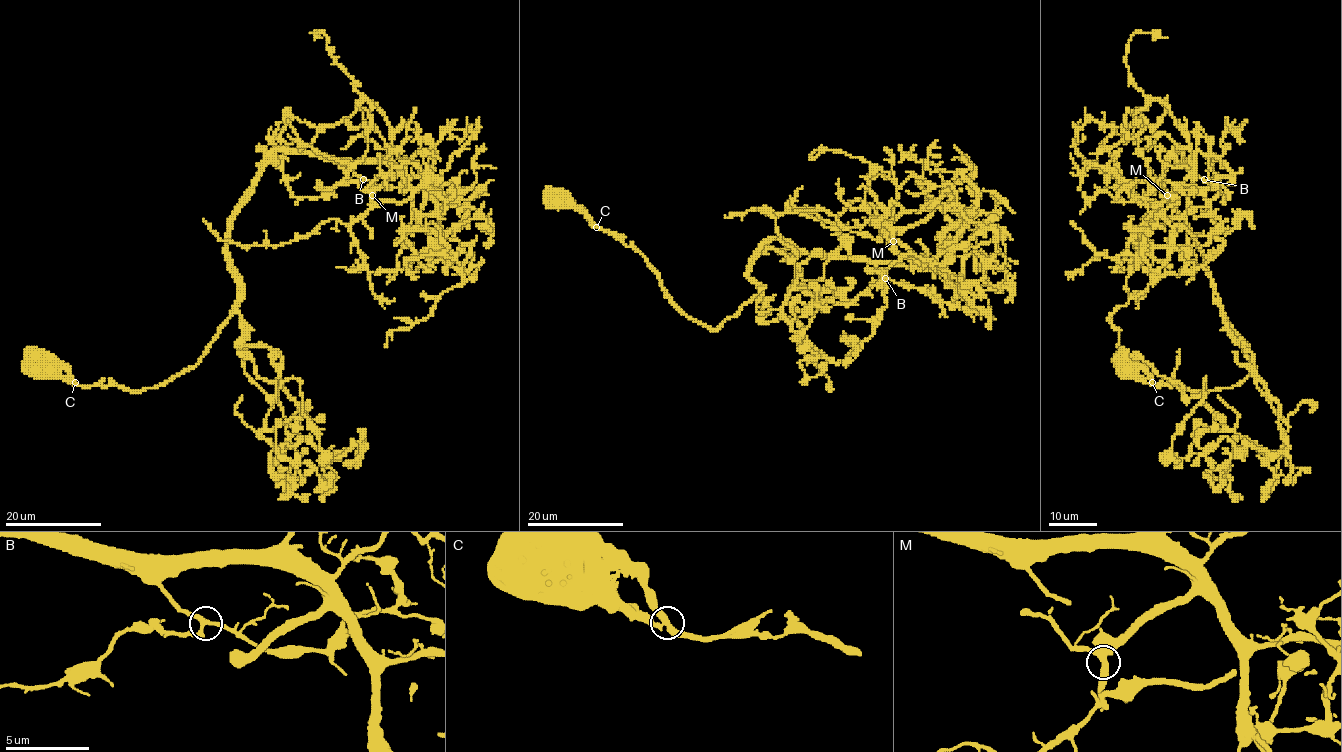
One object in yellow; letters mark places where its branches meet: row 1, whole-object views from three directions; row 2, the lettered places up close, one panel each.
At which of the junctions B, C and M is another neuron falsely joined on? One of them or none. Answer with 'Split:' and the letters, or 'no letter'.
Split: no letter

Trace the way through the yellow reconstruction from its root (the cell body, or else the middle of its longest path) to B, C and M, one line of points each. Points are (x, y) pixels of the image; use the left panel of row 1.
B: (33, 366), (134, 391), (191, 369), (238, 298), (228, 229), (257, 172), (278, 152), (305, 152), (363, 179)
C: (33, 366), (52, 366), (75, 382)
M: (33, 366), (134, 391), (191, 369), (238, 298), (230, 220), (278, 152), (390, 164), (397, 173), (372, 195)

